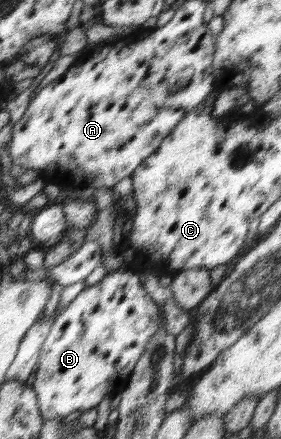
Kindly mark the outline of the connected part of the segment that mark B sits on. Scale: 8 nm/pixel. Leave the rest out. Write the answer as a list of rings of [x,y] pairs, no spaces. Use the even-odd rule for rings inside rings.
[[[124,268],[105,275],[95,285],[85,287],[62,308],[42,344],[32,382],[42,417],[63,418],[76,410],[88,411],[96,408],[107,394],[121,393],[125,390],[131,371],[145,352],[152,336],[160,329],[160,301],[158,297],[145,292],[140,275]]]

